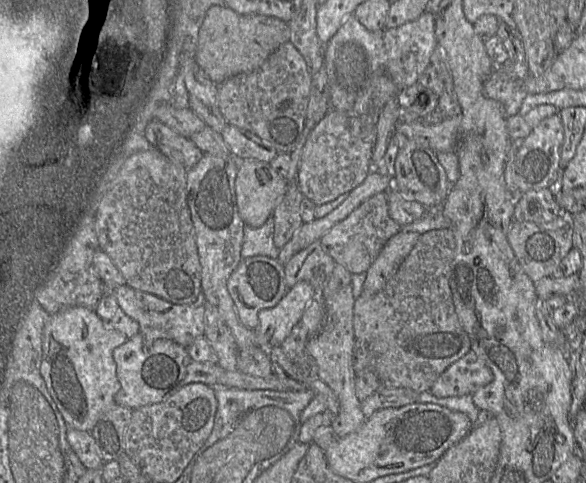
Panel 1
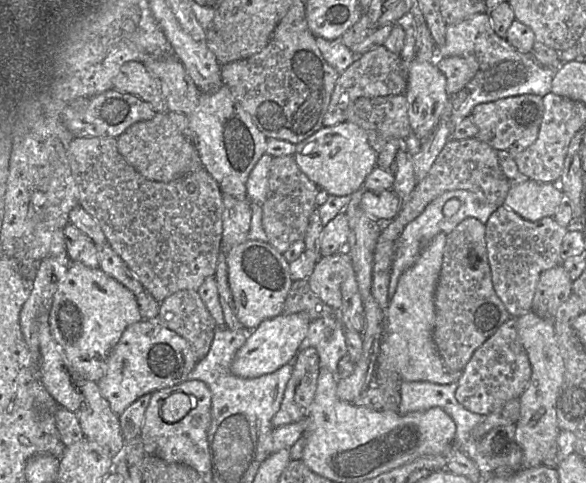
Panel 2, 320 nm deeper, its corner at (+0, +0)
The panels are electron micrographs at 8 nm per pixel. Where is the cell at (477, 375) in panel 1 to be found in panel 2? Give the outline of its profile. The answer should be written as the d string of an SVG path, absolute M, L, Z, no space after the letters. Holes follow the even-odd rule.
M510 318L473 353L457 381L455 397L470 412L487 416L502 408L508 401L519 398L527 387L531 375L531 364L518 336L516 318Z

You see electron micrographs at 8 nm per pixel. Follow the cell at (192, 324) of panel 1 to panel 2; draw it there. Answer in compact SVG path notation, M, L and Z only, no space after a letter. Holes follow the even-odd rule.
M71 223L64 227L63 232L68 259L90 268L98 268L97 250L93 241Z

